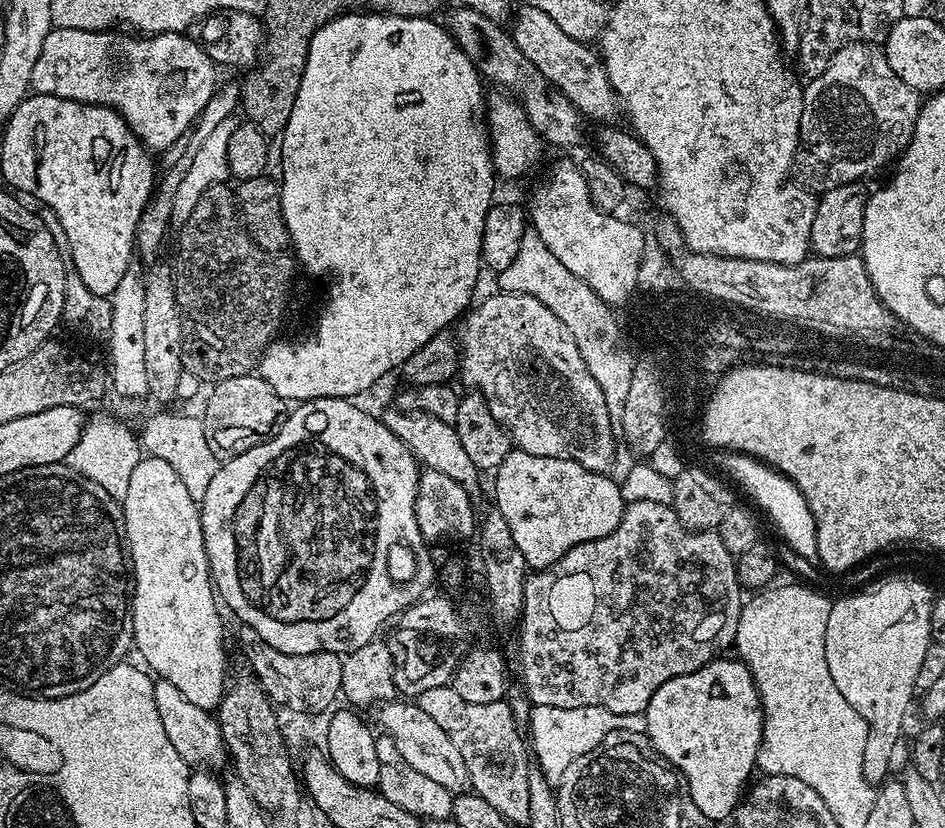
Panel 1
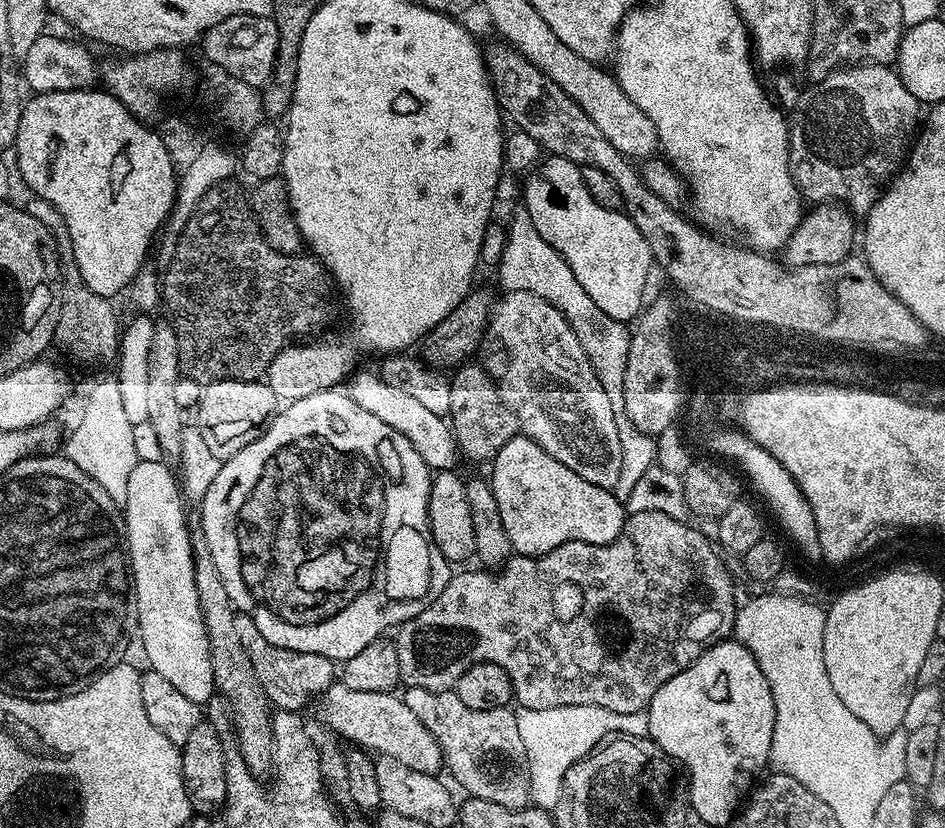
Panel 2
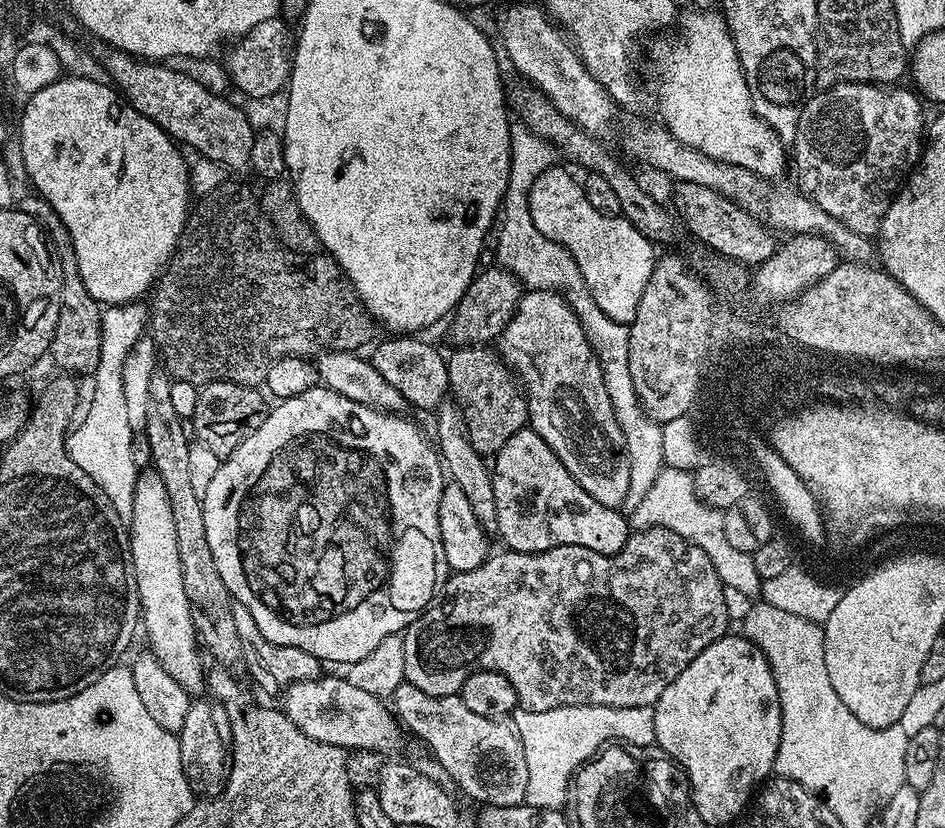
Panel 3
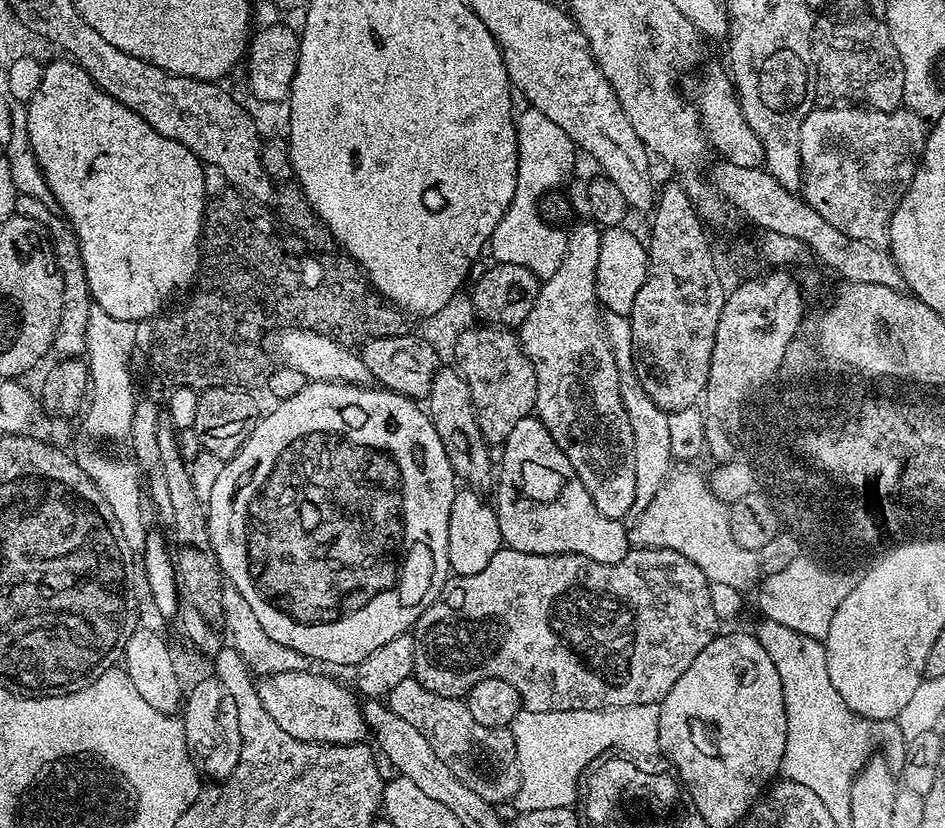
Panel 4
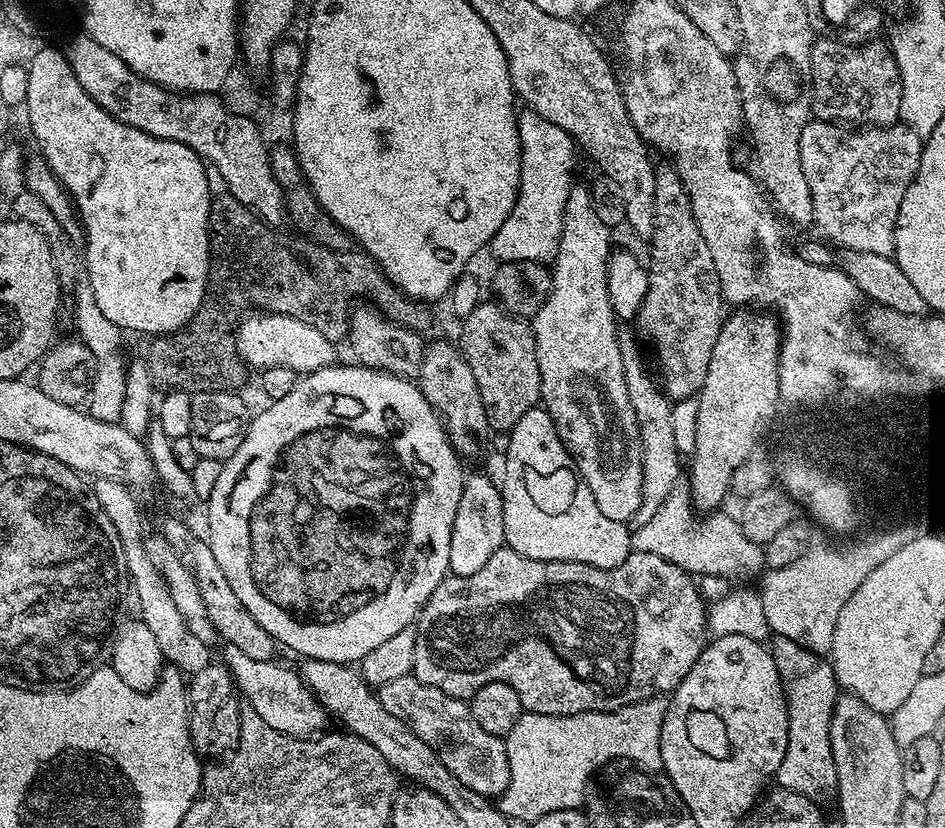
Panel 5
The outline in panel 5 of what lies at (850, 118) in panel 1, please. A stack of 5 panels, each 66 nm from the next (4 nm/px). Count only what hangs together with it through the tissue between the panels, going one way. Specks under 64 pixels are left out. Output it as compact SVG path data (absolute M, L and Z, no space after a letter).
M809 119L802 130L798 150L802 158L802 174L806 174L806 186L810 186L814 202L812 218L815 227L824 231L823 239L831 242L837 249L842 248L840 250L865 251L866 254L891 257L896 251L898 210L902 210L902 198L906 198L906 190L910 190L916 180L923 149L922 137L914 134L914 130L910 130L902 122L889 124L886 128L860 126L853 130L840 122Z

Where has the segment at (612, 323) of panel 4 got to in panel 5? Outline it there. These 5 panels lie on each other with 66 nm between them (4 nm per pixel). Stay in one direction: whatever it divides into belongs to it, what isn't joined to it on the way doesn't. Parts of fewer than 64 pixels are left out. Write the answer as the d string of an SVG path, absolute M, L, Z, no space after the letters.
M625 329L619 331L619 349L622 350L622 368L626 370L626 391L630 394L630 406L634 406L634 418L638 418L638 434L640 435L640 453L642 454L642 502L640 509L632 515L630 524L633 529L638 526L646 526L654 514L658 514L658 506L670 494L672 488L677 487L680 476L680 463L682 457L678 446L674 446L674 424L672 422L673 405L667 396L657 386L657 383L648 377L648 372L644 369L644 360L640 357L640 348L636 345L633 334Z

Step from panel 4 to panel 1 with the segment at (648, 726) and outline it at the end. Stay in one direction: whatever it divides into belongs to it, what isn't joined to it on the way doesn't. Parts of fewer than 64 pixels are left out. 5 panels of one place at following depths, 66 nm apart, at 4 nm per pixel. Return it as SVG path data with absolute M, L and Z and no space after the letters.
M535 706L526 721L526 727L532 731L530 748L534 753L535 763L549 781L559 781L560 776L574 762L574 758L582 758L606 734L614 730L630 730L631 732L647 733L648 723L642 714L614 714L598 706L582 706L581 708L563 708L562 706Z

